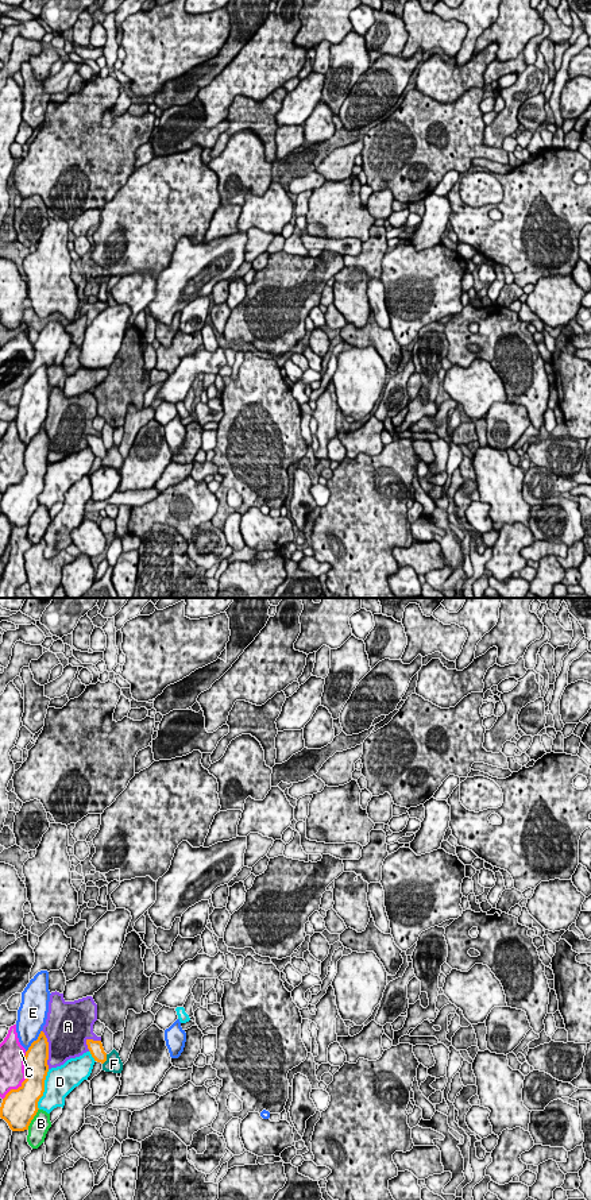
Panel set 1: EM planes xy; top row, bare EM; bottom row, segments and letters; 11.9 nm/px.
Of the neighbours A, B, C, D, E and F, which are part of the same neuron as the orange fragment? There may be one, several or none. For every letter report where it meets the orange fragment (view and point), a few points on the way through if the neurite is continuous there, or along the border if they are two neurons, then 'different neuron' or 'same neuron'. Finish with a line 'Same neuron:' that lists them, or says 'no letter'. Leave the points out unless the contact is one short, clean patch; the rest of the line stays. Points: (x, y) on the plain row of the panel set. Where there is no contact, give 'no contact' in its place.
A: contact xy (47, 444); different neuron
B: contact xy (33, 513); different neuron
C: contact xy (26, 473); different neuron
D: contact xy (43, 485); different neuron
E: contact xy (34, 436); different neuron
F: contact xy (105, 455); different neuron
Same neuron: no letter

